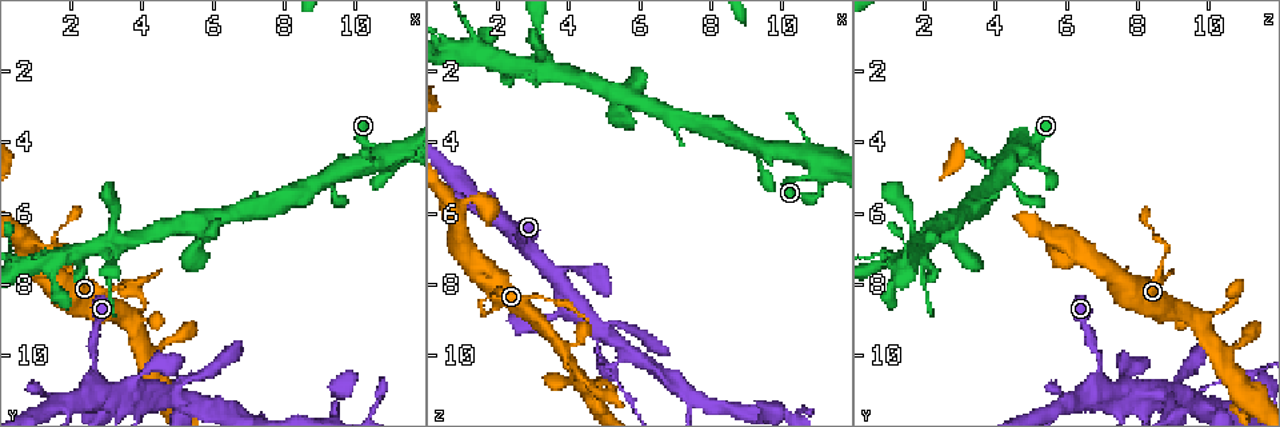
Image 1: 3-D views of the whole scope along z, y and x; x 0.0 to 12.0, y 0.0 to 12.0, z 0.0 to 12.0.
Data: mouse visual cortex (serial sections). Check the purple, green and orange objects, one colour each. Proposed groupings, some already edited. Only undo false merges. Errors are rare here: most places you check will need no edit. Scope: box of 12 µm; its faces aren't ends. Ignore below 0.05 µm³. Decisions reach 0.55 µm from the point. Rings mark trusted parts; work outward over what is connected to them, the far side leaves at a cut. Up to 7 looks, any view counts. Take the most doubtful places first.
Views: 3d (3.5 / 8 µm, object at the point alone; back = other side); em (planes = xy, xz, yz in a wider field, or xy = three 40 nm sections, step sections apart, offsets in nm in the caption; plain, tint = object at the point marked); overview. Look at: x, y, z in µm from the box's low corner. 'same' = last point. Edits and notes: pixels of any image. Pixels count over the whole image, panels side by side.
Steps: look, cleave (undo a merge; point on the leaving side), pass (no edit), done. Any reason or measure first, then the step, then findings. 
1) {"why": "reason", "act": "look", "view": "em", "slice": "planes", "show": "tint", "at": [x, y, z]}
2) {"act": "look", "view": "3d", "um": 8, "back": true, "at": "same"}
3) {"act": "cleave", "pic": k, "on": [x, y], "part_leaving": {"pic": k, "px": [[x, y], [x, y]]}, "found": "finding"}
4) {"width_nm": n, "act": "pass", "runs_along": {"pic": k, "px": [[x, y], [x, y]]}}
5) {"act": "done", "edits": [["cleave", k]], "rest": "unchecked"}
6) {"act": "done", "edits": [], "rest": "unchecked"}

{"why": "calibre changes", "act": "look", "view": "3d", "um": 3.5, "back": true, "at": [1.9, 7.4, 8.8]}

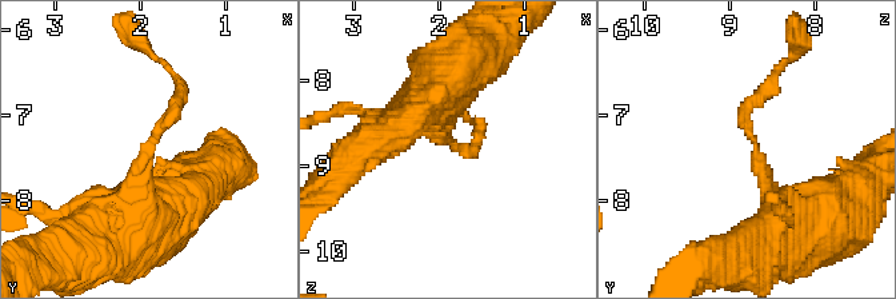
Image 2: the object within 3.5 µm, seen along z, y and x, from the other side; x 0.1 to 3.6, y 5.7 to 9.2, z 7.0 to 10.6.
{"why": "now the EM", "act": "look", "view": "em", "slice": "xy", "step": 2, "show": "tint", "at": [1.90, 7.30, 8.70]}

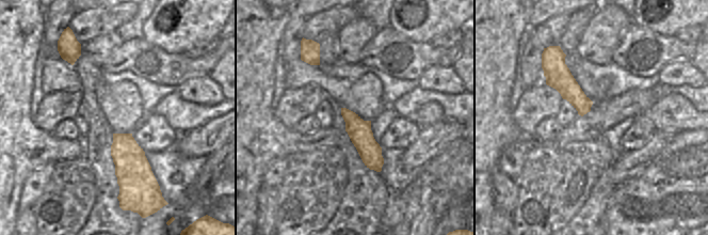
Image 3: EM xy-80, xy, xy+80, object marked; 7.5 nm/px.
{"why": "cut it another way", "act": "look", "view": "em", "slice": "xy", "step": 3, "show": "tint", "at": "same"}

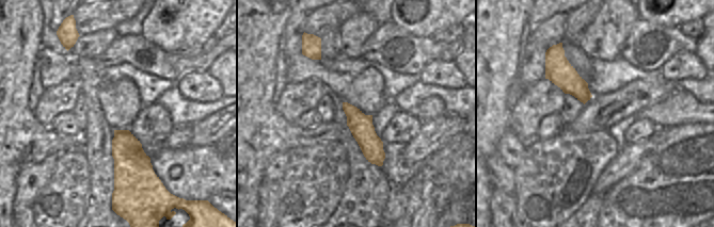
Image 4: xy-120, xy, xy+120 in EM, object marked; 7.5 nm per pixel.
{"act": "pass", "runs_along": {"pic": 2, "px": [[786, 212], [744, 122], [772, 76]]}, "found": "one cell here"}

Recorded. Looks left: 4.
{"why": "thin neck", "act": "look", "view": "3d", "um": 3.5, "at": [10.9, 4.2, 4.7]}

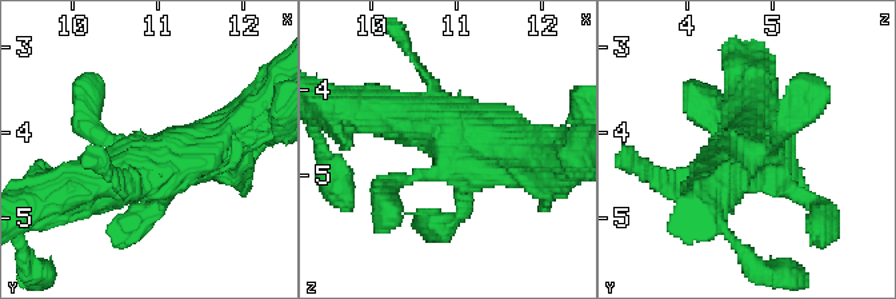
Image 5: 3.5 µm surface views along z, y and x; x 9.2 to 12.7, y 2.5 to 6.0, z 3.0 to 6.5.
{"why": "now the EM", "act": "look", "view": "em", "slice": "xy", "step": 1, "show": "tint", "at": [10.90, 4.30, 4.65]}

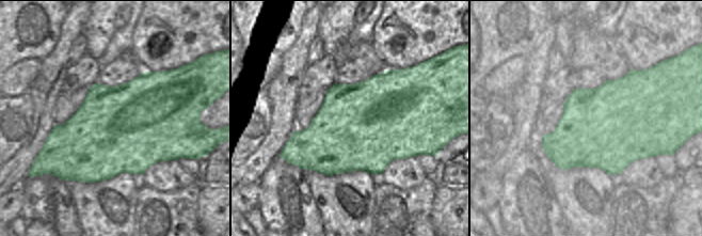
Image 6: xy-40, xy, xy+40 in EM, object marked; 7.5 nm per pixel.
{"width_nm": 650, "act": "pass", "runs_along": {"pic": 5, "px": [[784, 128], [708, 186]]}, "found": "all the same cell"}

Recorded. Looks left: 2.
{"act": "done", "edits": [], "rest": "unchecked"}

